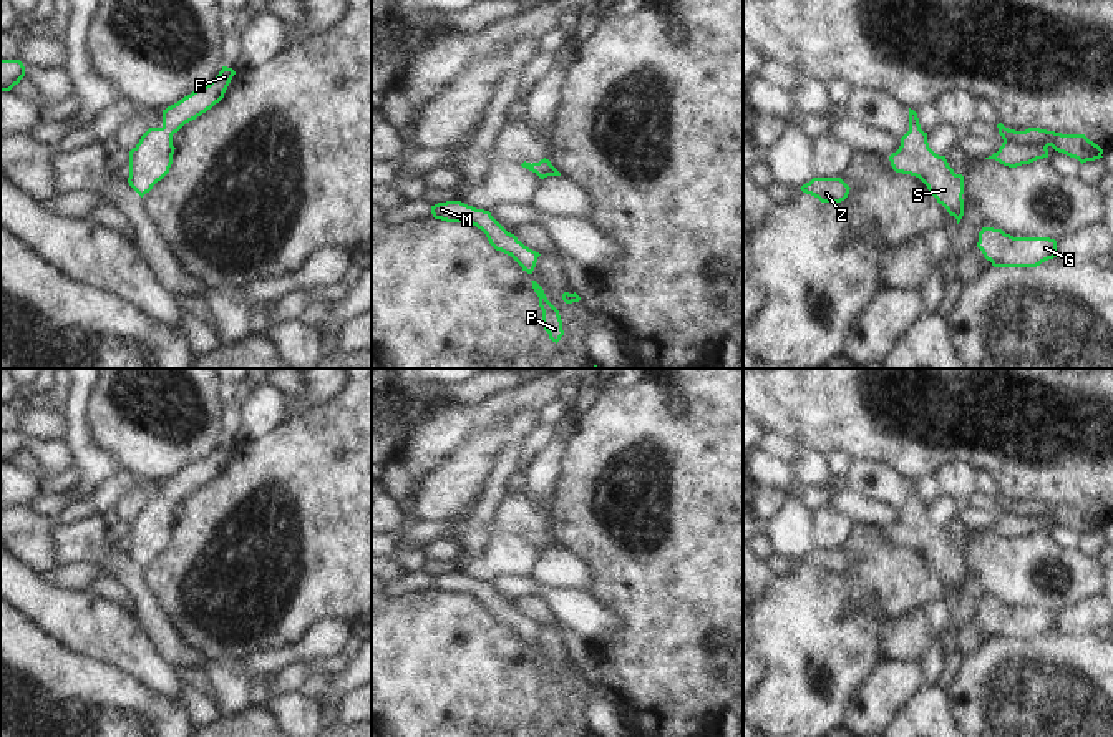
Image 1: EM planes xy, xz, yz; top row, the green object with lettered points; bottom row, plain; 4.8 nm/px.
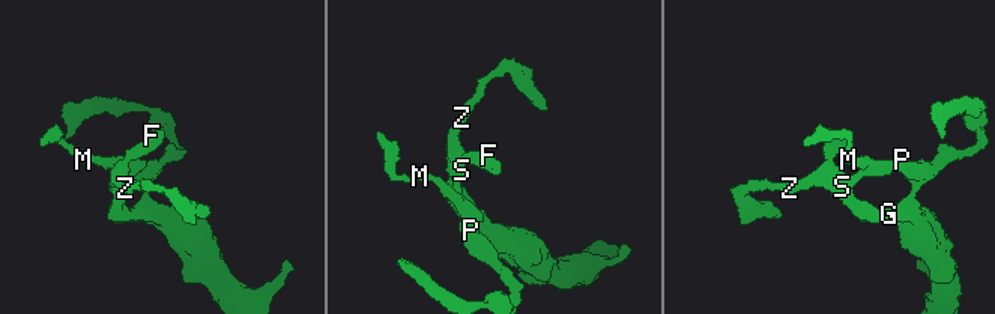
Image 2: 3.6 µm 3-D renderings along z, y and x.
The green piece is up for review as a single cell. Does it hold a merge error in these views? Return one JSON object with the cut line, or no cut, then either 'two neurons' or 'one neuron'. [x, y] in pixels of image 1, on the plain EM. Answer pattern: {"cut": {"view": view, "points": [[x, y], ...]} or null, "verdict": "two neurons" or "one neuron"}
{"cut": null, "verdict": "one neuron"}

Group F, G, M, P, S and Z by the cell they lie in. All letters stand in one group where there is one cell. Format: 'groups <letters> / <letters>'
groups F G M P S Z

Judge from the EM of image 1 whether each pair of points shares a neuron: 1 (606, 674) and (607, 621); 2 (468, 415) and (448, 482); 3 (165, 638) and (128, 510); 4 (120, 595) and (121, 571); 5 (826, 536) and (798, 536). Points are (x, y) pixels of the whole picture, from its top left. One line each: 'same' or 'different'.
1: different
2: different
3: different
4: different
5: different

